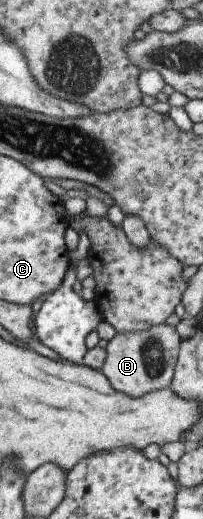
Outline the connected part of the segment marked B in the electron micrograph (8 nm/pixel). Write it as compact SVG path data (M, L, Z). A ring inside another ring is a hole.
M165 323L142 331L115 333L104 347L105 358L99 372L111 388L130 397L169 387L181 341L175 327Z

